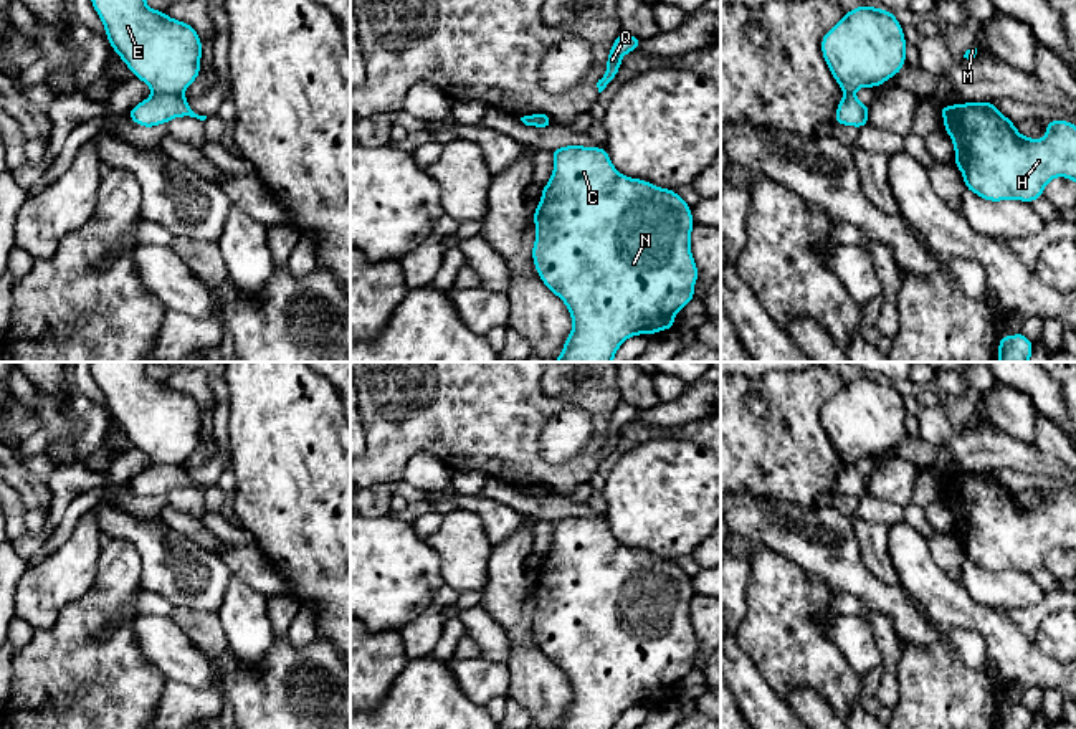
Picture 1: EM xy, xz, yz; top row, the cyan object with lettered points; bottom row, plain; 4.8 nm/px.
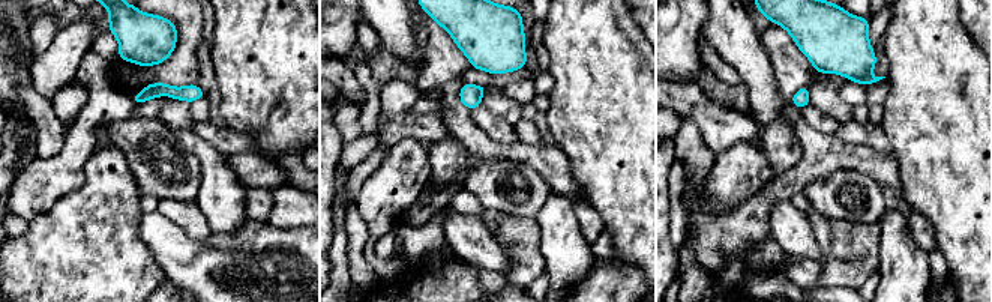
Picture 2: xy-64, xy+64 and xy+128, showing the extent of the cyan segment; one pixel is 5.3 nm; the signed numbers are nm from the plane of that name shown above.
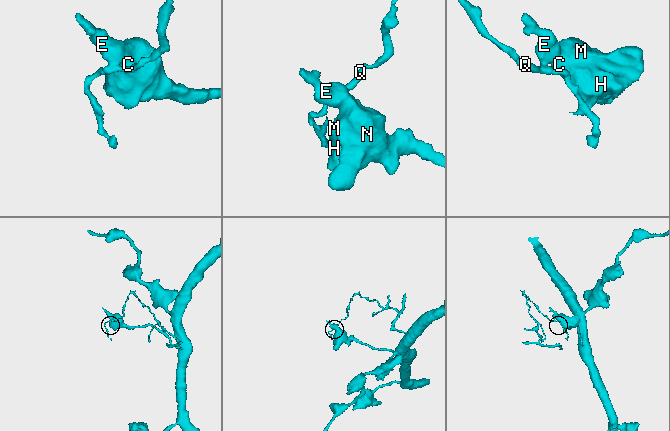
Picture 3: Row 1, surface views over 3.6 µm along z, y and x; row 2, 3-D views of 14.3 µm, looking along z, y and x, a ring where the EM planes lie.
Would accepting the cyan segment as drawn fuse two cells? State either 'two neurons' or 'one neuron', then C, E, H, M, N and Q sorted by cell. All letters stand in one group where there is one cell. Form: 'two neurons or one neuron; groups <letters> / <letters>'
two neurons; groups C E H M N / Q

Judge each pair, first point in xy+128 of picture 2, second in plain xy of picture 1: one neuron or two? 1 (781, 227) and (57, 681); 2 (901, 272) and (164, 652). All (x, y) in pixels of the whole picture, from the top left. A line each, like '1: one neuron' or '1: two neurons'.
1: two neurons
2: two neurons

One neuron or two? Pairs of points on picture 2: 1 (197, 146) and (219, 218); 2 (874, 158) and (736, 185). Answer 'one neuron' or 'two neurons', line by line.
1: one neuron
2: two neurons

